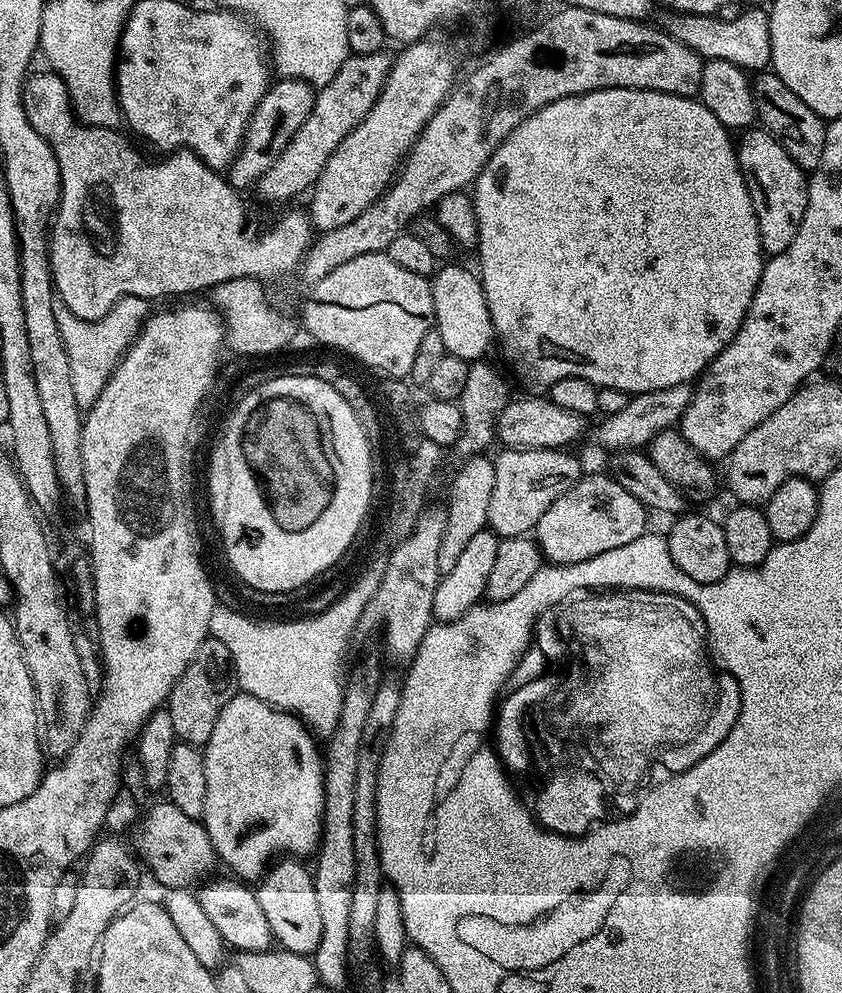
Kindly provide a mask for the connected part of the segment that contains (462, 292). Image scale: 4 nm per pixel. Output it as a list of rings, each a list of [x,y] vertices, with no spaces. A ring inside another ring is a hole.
[[[445,263],[437,267],[431,277],[434,298],[434,330],[442,334],[445,353],[469,362],[483,361],[488,347],[494,344],[490,306],[486,306],[486,294],[479,275],[460,264]],[[445,267],[445,268],[444,268]]]

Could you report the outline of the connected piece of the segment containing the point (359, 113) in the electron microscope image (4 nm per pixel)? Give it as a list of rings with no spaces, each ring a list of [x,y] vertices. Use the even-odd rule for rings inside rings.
[[[381,50],[376,53],[362,53],[360,55],[349,55],[346,62],[317,91],[316,101],[310,112],[310,118],[302,122],[298,134],[290,138],[286,150],[278,154],[278,162],[262,174],[262,178],[254,186],[255,191],[260,191],[260,196],[264,200],[269,200],[272,204],[284,204],[287,200],[292,200],[295,196],[300,196],[309,191],[312,185],[322,174],[326,162],[330,162],[330,154],[342,146],[342,138],[350,134],[370,114],[374,102],[384,89],[384,83],[388,77],[388,71],[392,68],[393,57],[387,56],[387,51]]]

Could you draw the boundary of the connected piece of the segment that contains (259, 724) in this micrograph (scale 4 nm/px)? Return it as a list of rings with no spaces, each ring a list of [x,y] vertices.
[[[237,691],[226,702],[210,742],[203,745],[206,762],[206,810],[202,823],[216,851],[217,861],[229,868],[233,877],[256,882],[274,858],[287,854],[308,858],[317,851],[323,818],[324,767],[317,737],[298,716],[272,708],[248,692]]]

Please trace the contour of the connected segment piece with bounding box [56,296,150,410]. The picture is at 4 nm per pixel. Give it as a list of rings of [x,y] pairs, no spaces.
[[[123,296],[107,314],[97,320],[83,320],[68,308],[57,307],[58,330],[70,358],[70,378],[74,382],[74,394],[81,410],[90,409],[94,402],[98,402],[106,382],[112,377],[112,371],[124,357],[133,338],[140,333],[149,315],[149,301],[137,296]]]

